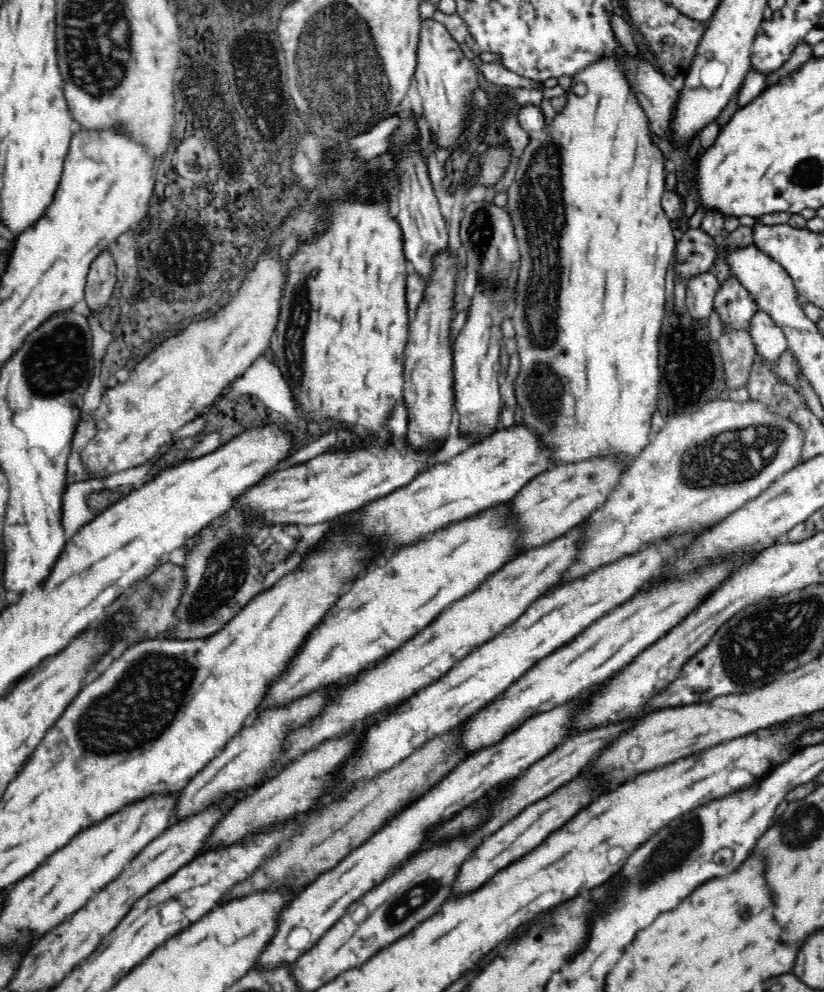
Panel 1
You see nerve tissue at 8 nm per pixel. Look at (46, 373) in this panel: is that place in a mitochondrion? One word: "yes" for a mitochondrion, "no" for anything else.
yes

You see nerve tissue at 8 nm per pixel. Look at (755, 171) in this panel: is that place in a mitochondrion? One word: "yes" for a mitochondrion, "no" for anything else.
no

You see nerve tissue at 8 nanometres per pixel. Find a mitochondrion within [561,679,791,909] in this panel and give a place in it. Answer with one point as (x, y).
(689, 835)

